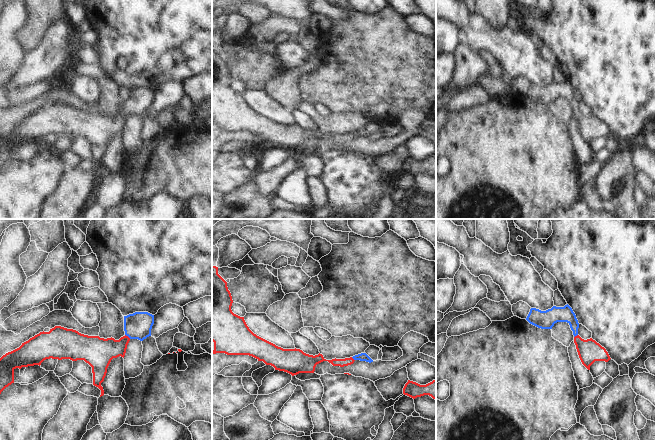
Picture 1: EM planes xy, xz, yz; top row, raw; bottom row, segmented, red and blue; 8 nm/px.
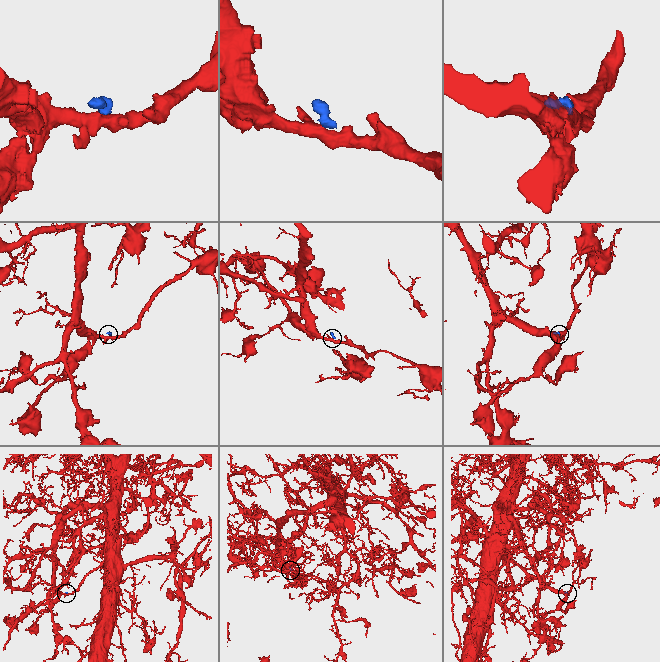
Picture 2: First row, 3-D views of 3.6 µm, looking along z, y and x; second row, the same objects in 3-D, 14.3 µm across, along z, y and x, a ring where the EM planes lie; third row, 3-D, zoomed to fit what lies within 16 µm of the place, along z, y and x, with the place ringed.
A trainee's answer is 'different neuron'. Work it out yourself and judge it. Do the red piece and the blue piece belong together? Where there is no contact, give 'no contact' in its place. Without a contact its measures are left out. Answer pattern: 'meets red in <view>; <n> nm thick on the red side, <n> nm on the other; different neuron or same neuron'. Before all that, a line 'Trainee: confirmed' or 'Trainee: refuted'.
Trainee: refuted
meets red in xy; 220 nm thick on the red side, 220 nm on the other; same neuron

